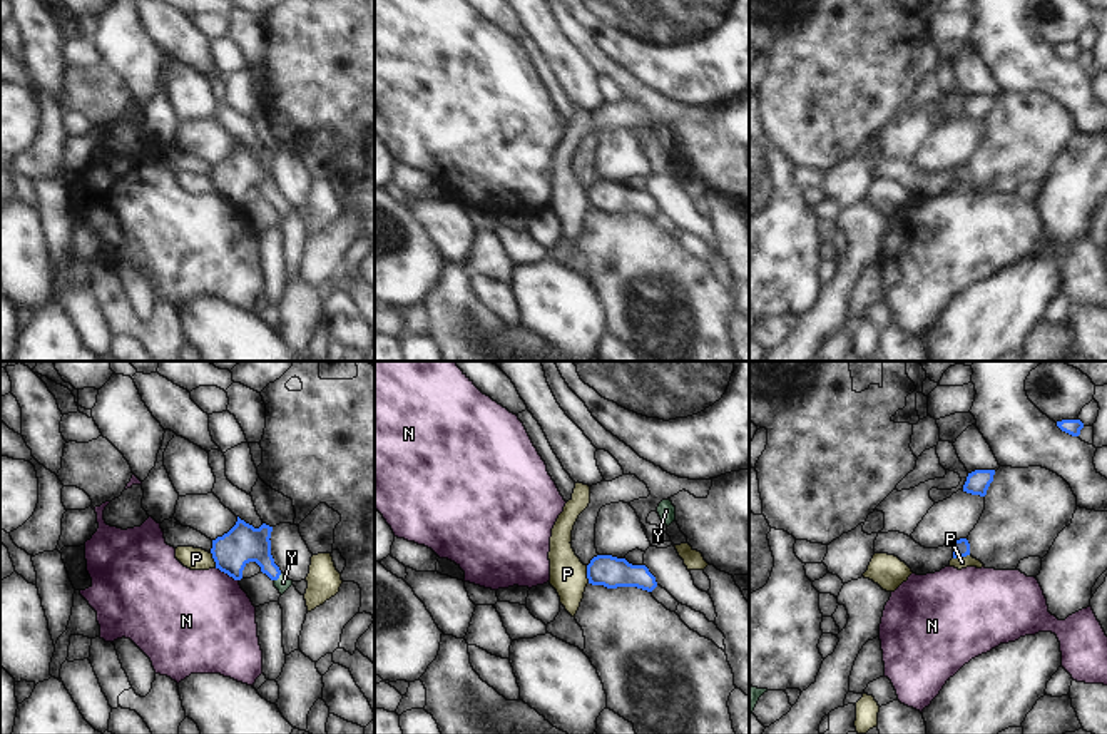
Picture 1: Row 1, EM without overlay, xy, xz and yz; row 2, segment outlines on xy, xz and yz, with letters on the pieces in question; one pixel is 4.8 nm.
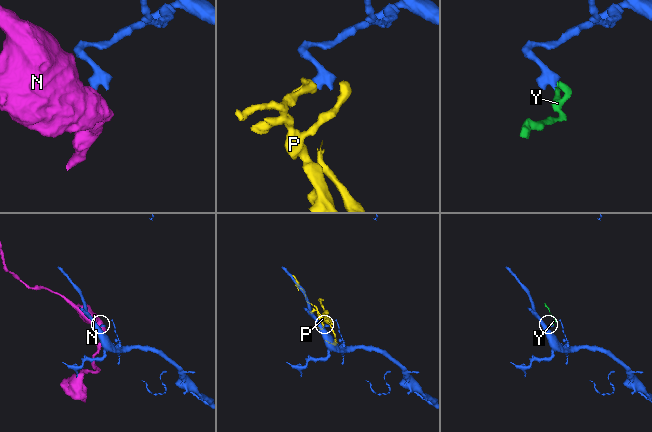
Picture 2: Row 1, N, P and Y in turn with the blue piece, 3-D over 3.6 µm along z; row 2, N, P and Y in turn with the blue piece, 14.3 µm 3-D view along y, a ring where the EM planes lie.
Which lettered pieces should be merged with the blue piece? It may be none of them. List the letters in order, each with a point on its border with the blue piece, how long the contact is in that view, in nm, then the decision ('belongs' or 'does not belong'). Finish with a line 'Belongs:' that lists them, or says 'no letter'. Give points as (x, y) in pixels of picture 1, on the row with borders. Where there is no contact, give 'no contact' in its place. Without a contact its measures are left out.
N: xy (228, 574) | 130 nm | does not belong
P: xz (587, 574) | 90 nm | does not belong
Y: xy (278, 577) | 60 nm | belongs
Belongs: Y

